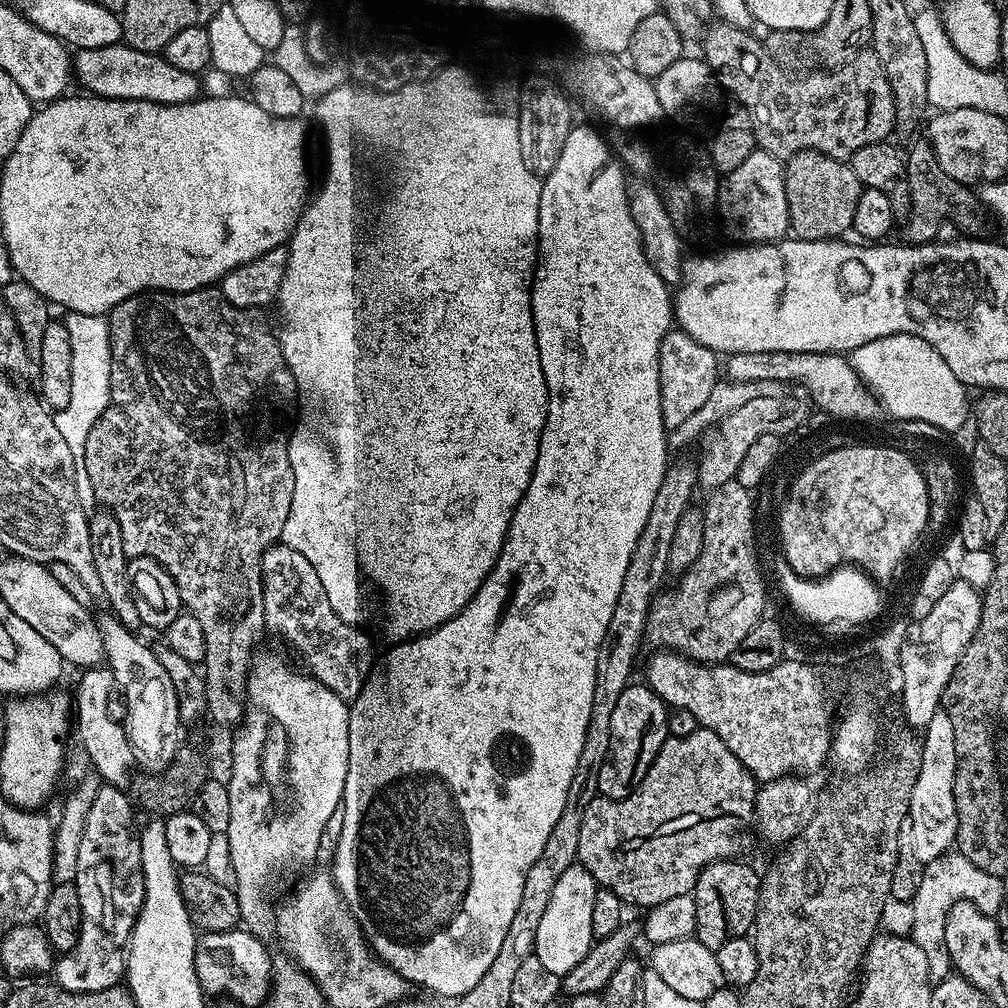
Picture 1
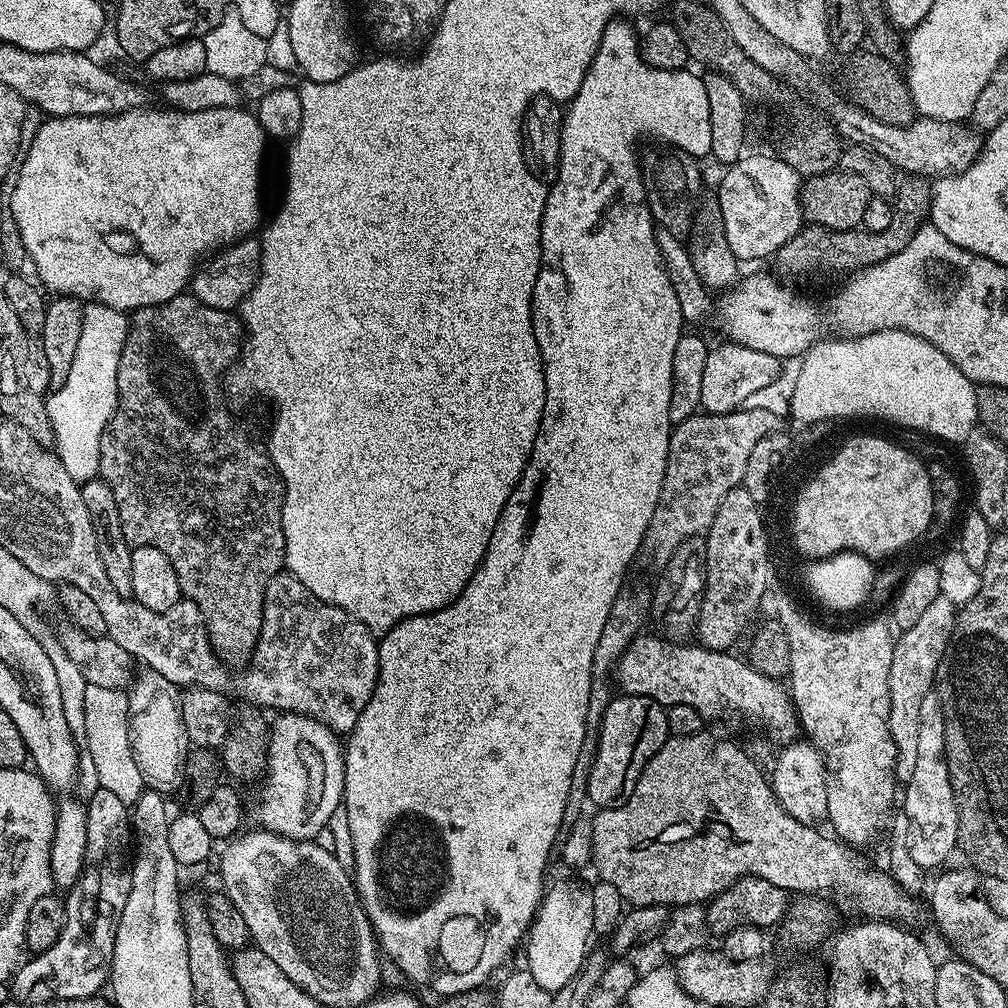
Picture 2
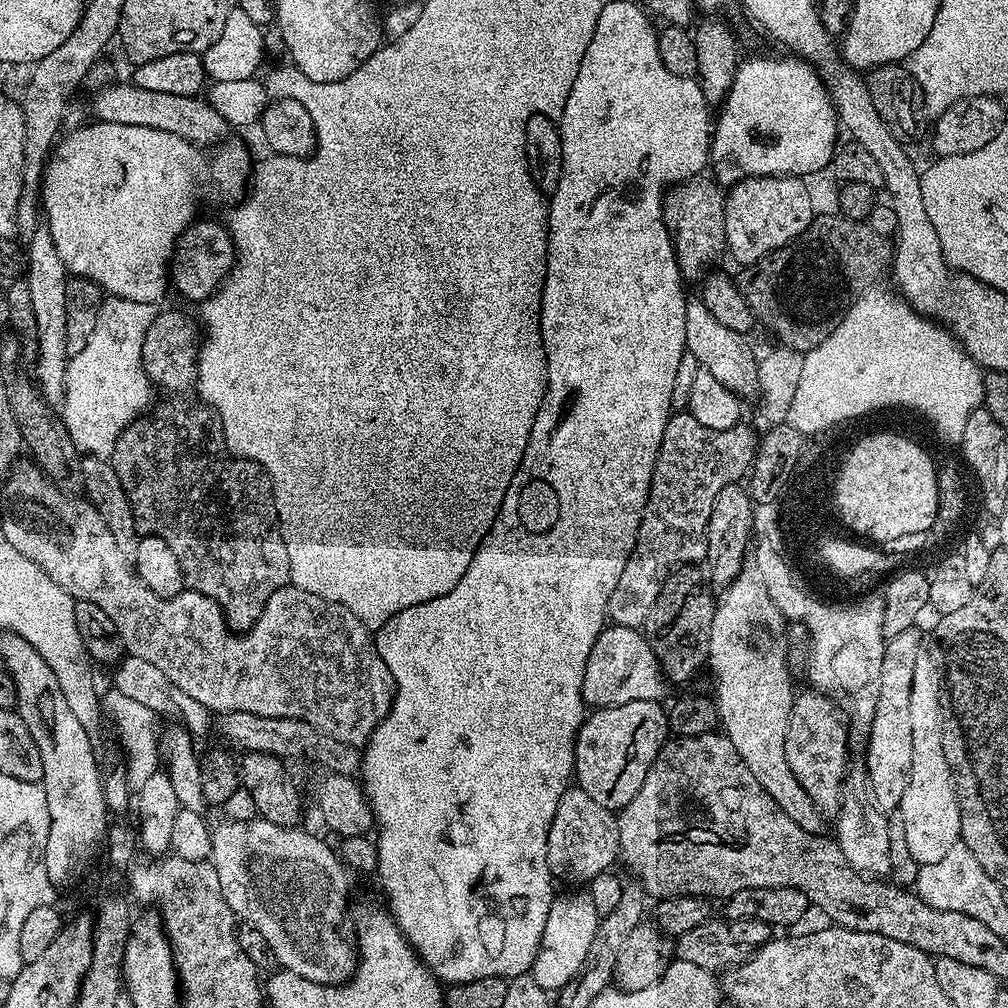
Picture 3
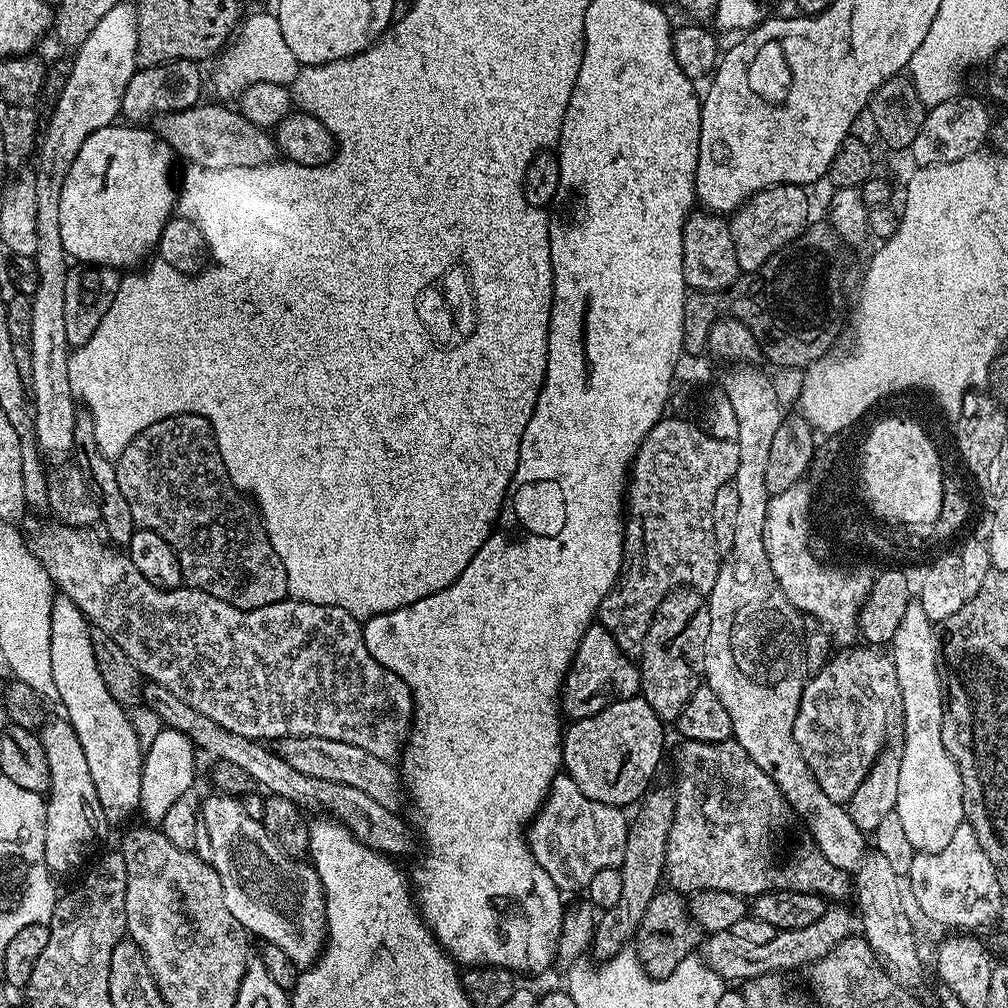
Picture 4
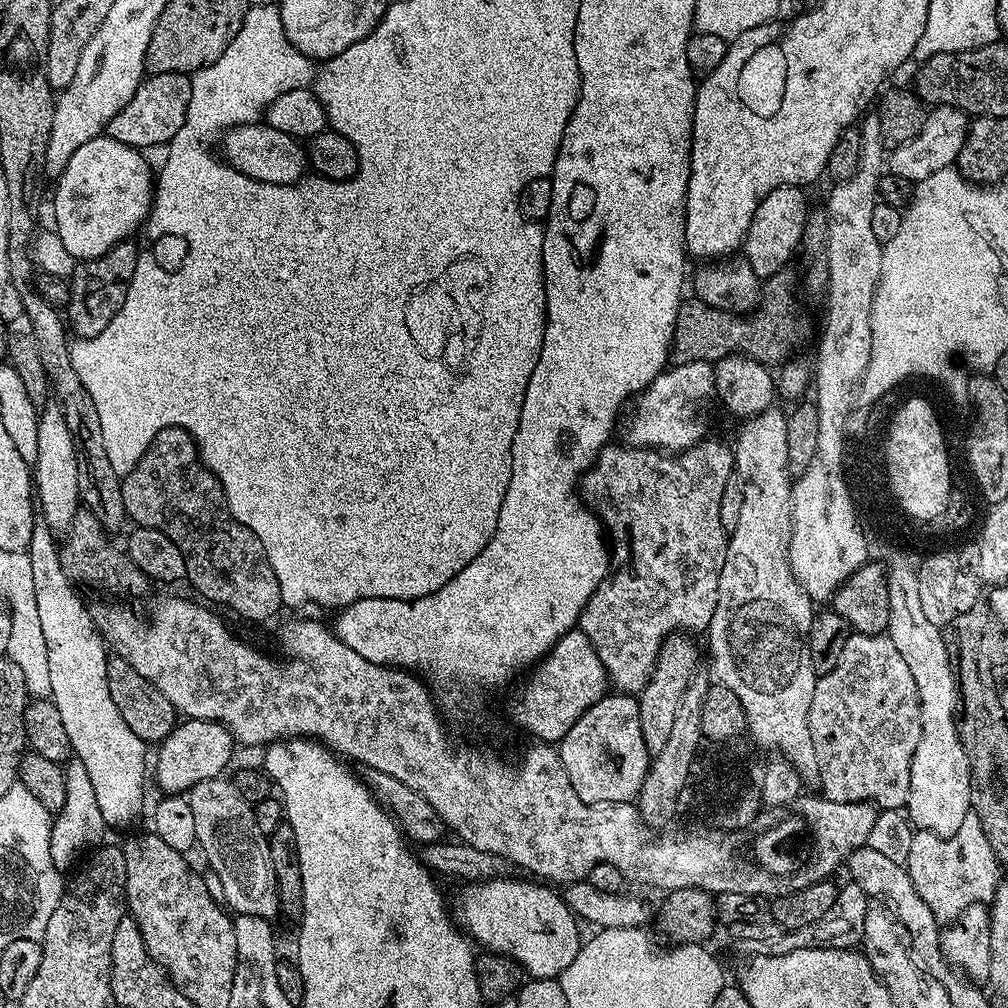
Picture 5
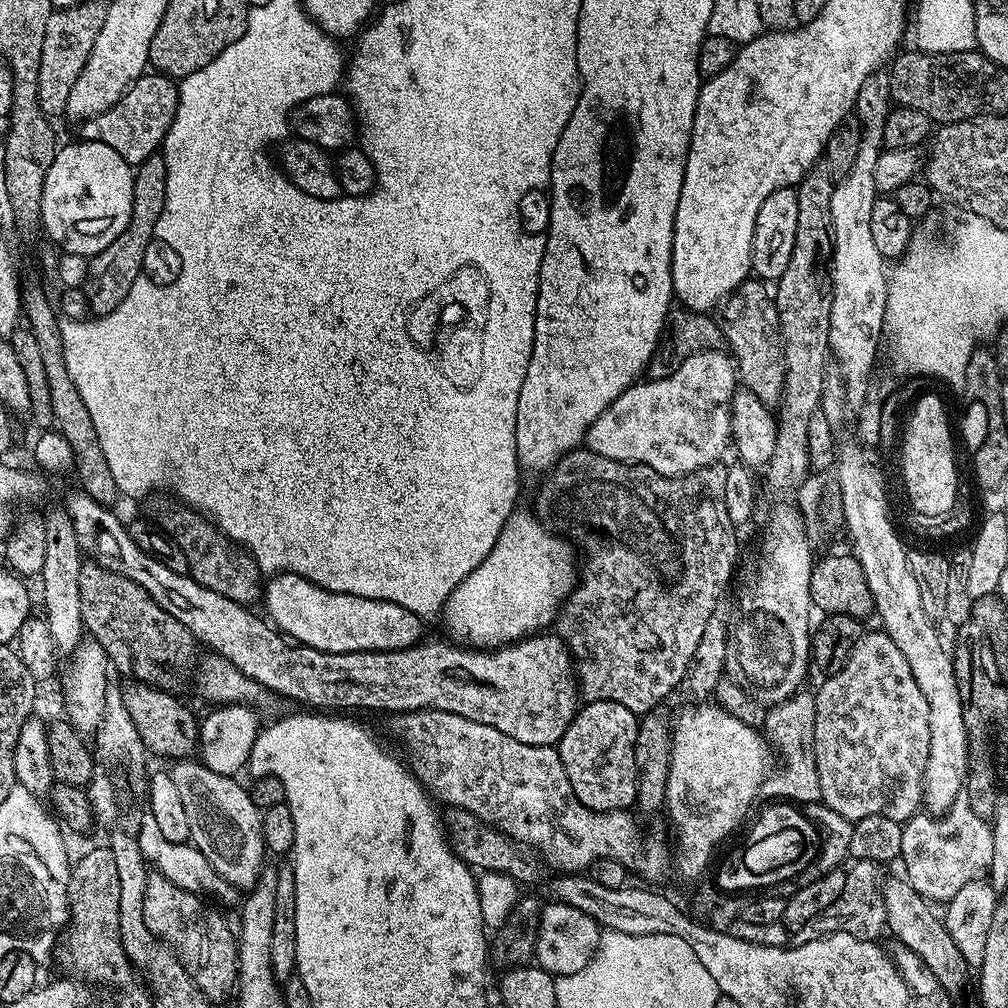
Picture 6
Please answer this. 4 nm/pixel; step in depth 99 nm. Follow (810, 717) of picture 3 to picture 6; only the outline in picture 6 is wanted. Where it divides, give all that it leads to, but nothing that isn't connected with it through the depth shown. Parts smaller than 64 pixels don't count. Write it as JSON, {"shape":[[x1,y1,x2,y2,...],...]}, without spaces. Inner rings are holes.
{"shape":[[883,630,865,631,858,638,846,666,842,666,840,672,833,672,827,677,828,680,820,689,815,689,816,697,816,721,814,722,814,750,818,762,818,776,822,776,822,794,820,800,834,814,842,814,847,820,853,822,866,818,867,815,885,815,886,818,903,822,921,811,924,799,924,775,926,774,926,762,930,758,930,706,926,706,926,697,922,690,918,690,918,682,914,682,914,674,910,674,910,662,894,646,894,642]]}

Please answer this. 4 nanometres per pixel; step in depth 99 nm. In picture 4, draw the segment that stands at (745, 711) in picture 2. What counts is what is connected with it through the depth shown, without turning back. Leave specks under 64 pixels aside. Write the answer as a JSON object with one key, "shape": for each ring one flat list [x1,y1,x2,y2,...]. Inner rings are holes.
{"shape":[[593,622,582,634,578,650,564,679,564,688,560,692,560,707,569,721,590,718,606,706,619,700,629,700,640,691,640,670,630,661,629,653,616,645,614,638,599,622]]}

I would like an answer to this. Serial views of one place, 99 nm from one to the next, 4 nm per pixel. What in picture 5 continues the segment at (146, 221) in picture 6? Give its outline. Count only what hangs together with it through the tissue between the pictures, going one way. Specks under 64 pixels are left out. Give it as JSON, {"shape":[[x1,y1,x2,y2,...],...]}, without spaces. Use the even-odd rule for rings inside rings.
{"shape":[[131,239,121,240,105,256,79,261,72,271,68,280,66,324,73,333,77,332,77,337,102,334,102,330,106,330,106,326,110,326,117,319,122,302,129,299,132,282,138,276,136,263,140,260,132,243]]}

